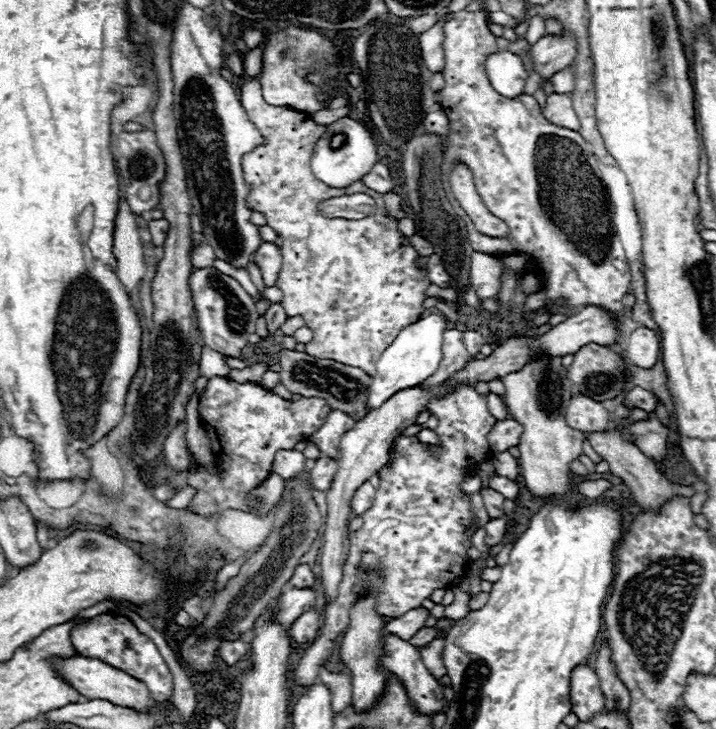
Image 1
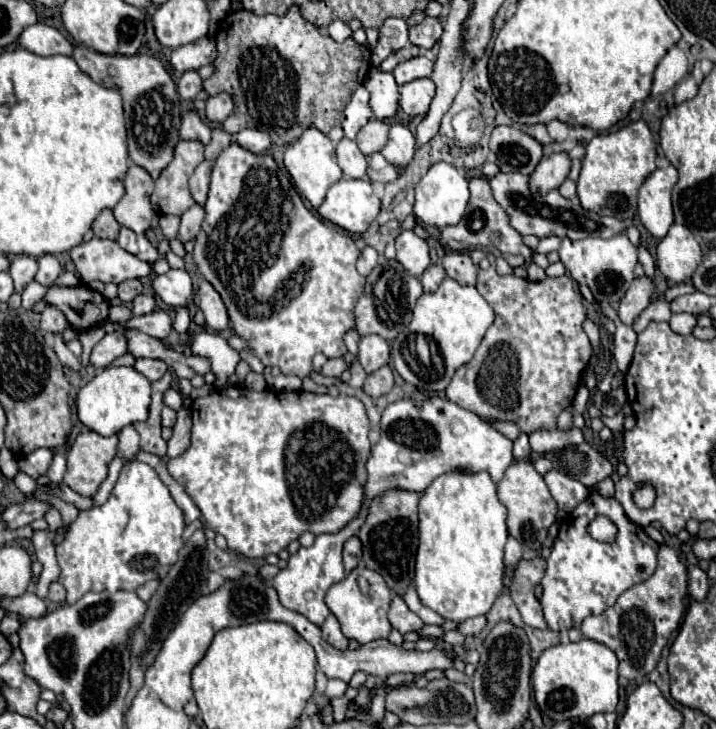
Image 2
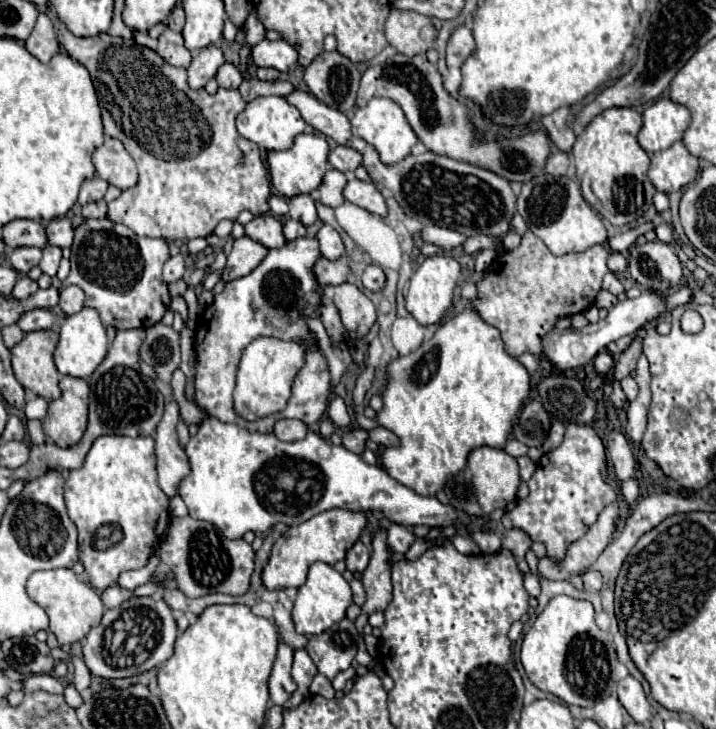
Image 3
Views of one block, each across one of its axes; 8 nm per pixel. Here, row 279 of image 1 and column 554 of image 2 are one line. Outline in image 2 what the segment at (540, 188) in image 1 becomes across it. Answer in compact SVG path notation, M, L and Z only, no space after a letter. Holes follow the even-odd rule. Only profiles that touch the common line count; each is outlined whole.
M592 488L592 494L588 496L588 500L584 500L584 502L580 502L566 518L564 518L564 522L562 522L562 528L560 528L560 534L556 536L556 540L554 540L554 546L552 546L552 554L550 554L550 558L546 560L546 572L544 572L544 576L542 576L542 588L544 588L544 592L542 592L542 598L540 598L540 602L542 602L542 608L544 608L544 618L546 618L546 622L548 622L548 628L550 630L568 630L568 628L574 628L574 626L580 626L582 624L582 620L586 618L586 616L592 616L592 614L602 614L606 608L610 608L616 600L618 600L618 596L626 590L626 588L630 588L630 586L634 586L634 584L638 584L638 582L642 582L642 580L646 580L654 570L656 570L656 552L658 552L658 544L644 532L644 528L642 526L638 526L638 524L634 524L628 516L626 516L626 512L622 510L622 504L616 500L616 498L604 498L602 494L600 494L600 490L598 488ZM598 514L604 514L604 516L608 516L616 526L618 526L618 538L616 538L616 542L614 544L604 544L604 542L596 542L588 532L586 532L586 526L588 526L588 522L592 520L592 518L596 518Z

